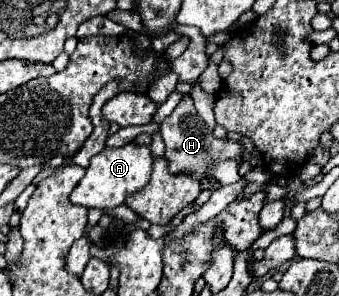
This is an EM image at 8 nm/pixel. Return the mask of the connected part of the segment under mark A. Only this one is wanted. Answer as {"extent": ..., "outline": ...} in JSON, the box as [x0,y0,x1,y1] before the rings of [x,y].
{"extent":[71,143,153,209],"outline":[[[127,143],[123,147],[107,147],[91,159],[91,165],[85,171],[85,177],[71,193],[71,203],[83,205],[87,209],[113,209],[125,201],[127,195],[143,189],[151,177],[153,157],[147,145]]]}

